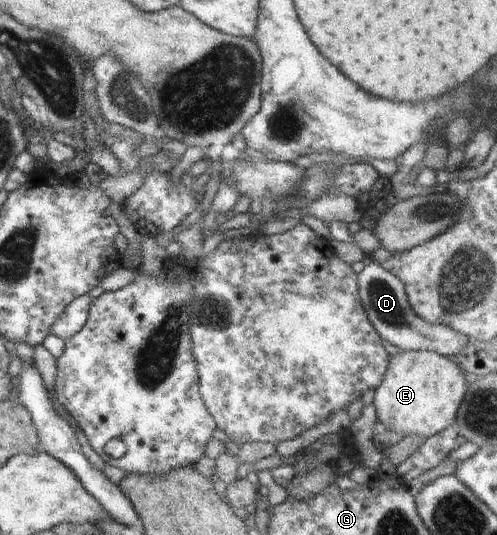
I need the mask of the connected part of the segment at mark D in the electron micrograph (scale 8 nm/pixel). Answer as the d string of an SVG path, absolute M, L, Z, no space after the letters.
M370 260L358 276L358 293L366 315L376 328L383 341L398 346L402 351L435 351L441 356L454 359L470 342L466 334L441 323L430 323L423 320L408 301L406 288L400 278L391 271L386 271L380 264Z

